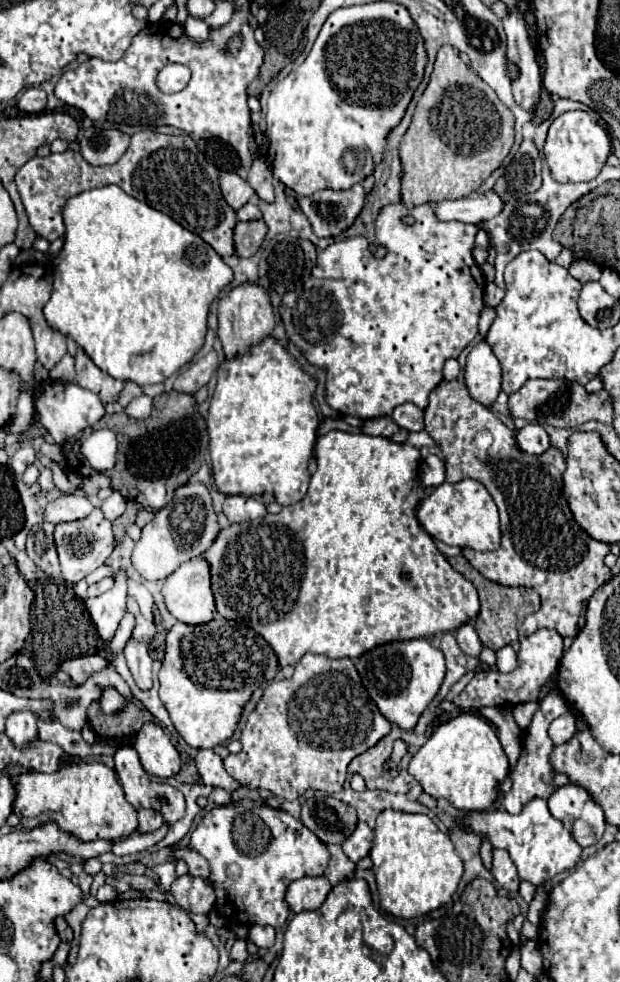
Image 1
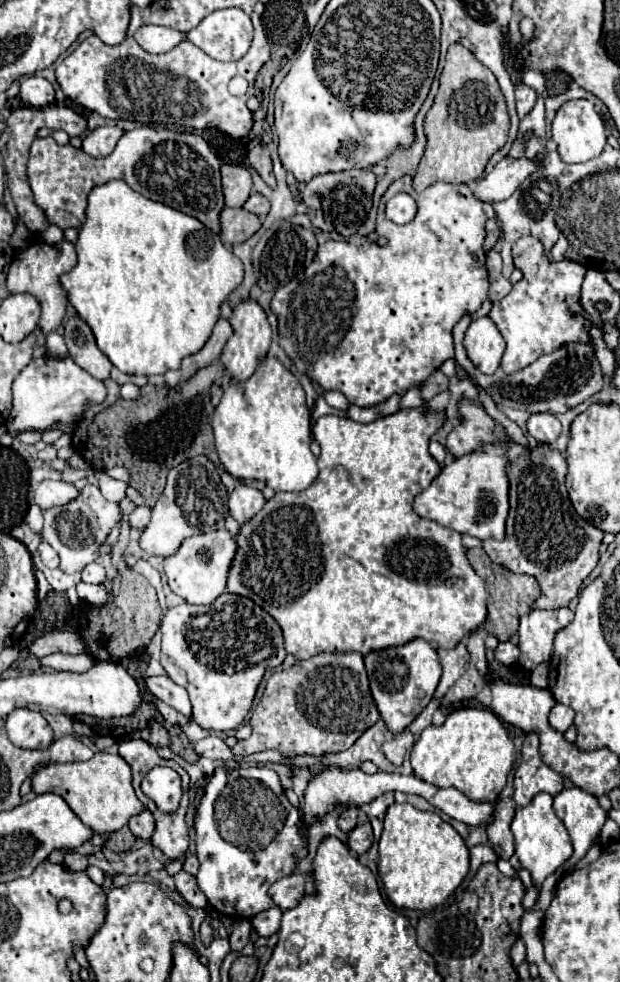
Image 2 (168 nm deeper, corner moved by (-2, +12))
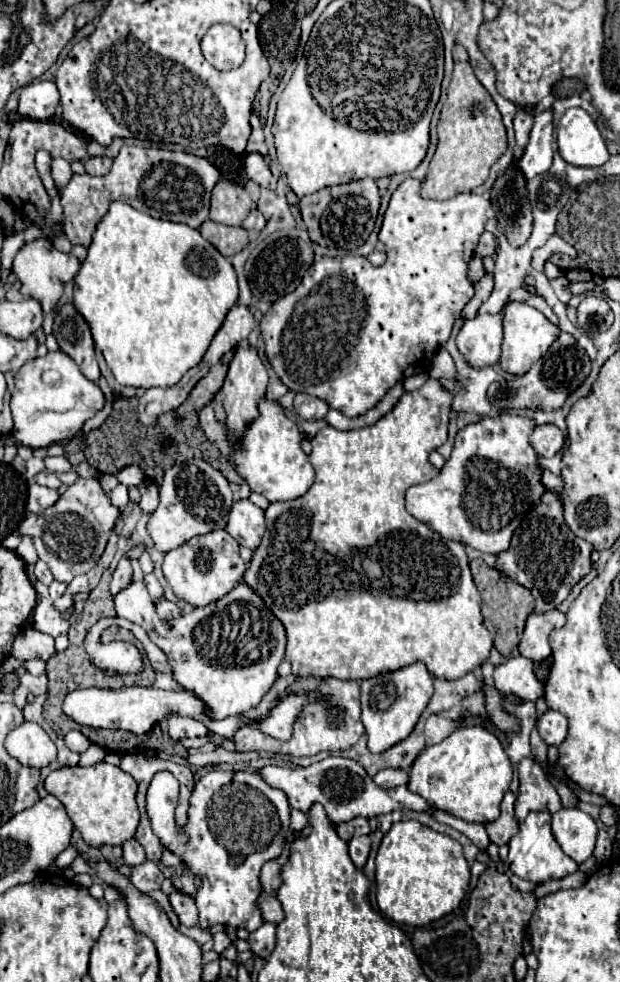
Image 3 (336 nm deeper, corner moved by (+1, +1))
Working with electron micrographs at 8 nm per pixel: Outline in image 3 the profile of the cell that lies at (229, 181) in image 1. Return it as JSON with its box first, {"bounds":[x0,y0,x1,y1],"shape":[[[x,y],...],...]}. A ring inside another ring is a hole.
{"bounds":[209,180,253,226],"shape":[[[219,180],[213,188],[209,218],[219,224],[241,226],[241,222],[247,218],[247,212],[251,210],[251,202],[253,200],[243,186],[229,180]]]}

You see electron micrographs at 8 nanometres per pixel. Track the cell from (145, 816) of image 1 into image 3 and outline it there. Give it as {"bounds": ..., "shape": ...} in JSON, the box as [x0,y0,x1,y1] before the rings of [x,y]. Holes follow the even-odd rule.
{"bounds":[123,838,145,866],"shape":[[[131,838],[127,842],[123,842],[123,860],[127,866],[137,866],[145,860],[145,852],[143,852],[143,846]]]}

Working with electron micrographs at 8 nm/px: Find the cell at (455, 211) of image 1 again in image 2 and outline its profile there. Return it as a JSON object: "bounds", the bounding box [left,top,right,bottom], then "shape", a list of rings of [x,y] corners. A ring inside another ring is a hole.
{"bounds":[474,155,540,203],"shape":[[[506,155],[504,159],[500,159],[494,167],[492,173],[488,173],[482,181],[476,183],[474,193],[478,199],[488,201],[488,203],[496,203],[496,201],[504,201],[508,199],[520,185],[522,181],[532,175],[538,167],[540,167],[540,157],[528,159],[528,157],[510,157]]]}

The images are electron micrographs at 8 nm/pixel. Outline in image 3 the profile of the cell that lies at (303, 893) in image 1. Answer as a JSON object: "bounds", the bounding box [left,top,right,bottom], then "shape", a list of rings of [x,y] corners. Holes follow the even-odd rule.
{"bounds":[259,894,285,924],"shape":[[[269,894],[259,906],[261,906],[261,912],[263,912],[263,920],[265,920],[265,922],[279,924],[279,922],[285,918],[283,908],[281,908],[281,902],[277,900],[275,894]]]}

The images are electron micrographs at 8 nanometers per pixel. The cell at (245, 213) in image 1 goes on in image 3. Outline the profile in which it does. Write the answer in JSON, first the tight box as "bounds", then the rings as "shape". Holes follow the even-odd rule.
{"bounds":[243,210,265,230],"shape":[[[251,210],[251,214],[243,222],[245,230],[263,230],[265,228],[265,218],[259,210]]]}

